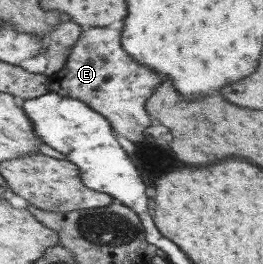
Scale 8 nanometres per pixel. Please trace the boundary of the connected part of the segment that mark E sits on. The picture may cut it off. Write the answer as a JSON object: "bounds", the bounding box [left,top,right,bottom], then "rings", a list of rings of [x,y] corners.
{"bounds":[49,28,161,143],"rings":[[[93,28],[83,31],[72,46],[65,66],[49,76],[50,90],[61,96],[82,100],[111,123],[119,136],[131,143],[143,142],[143,130],[154,121],[145,108],[161,78],[135,62],[123,49],[119,30]]]}

